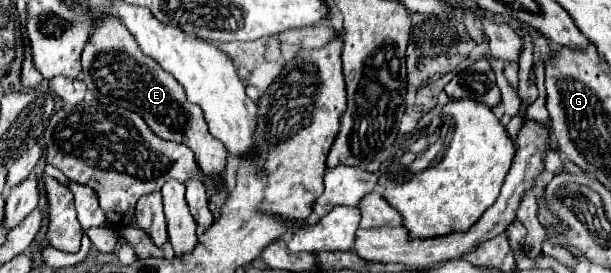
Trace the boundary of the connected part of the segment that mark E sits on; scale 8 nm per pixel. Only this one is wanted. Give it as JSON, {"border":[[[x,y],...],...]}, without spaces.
{"border":[[[104,17],[104,21],[96,25],[96,31],[84,47],[82,67],[84,83],[94,99],[106,105],[118,105],[140,113],[158,137],[188,143],[188,147],[192,147],[192,151],[196,153],[196,161],[200,161],[200,169],[204,169],[204,173],[224,171],[228,151],[224,149],[222,141],[210,135],[202,109],[194,103],[188,103],[184,87],[152,57],[140,51],[136,39],[120,19]]]}

